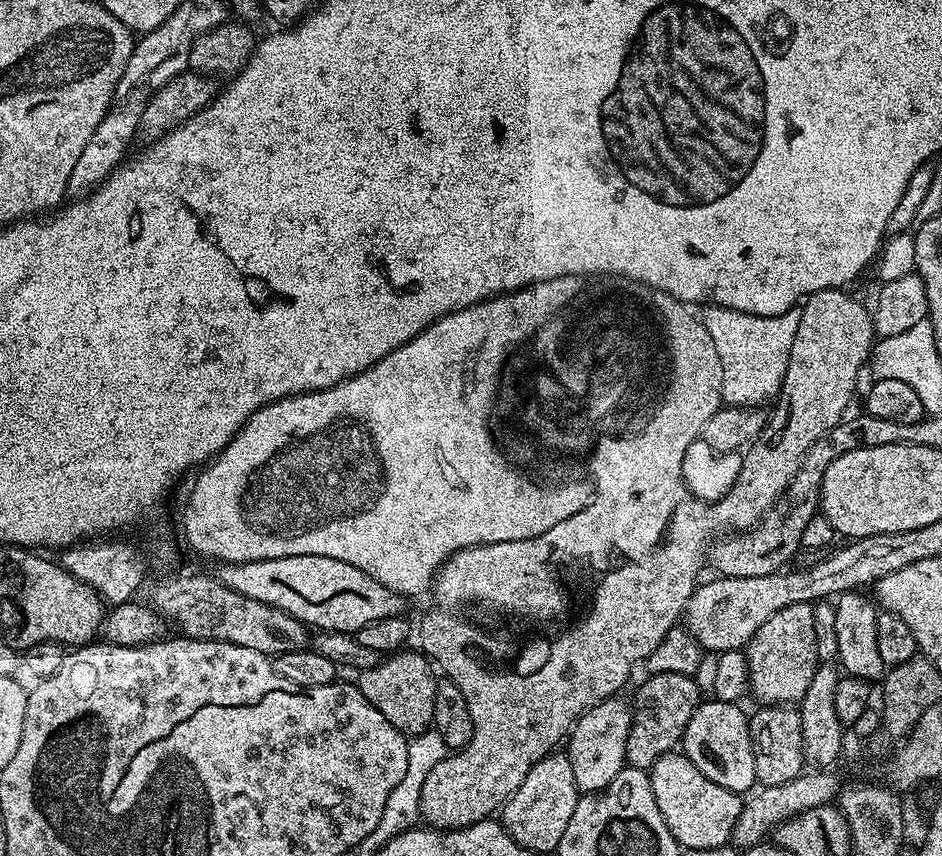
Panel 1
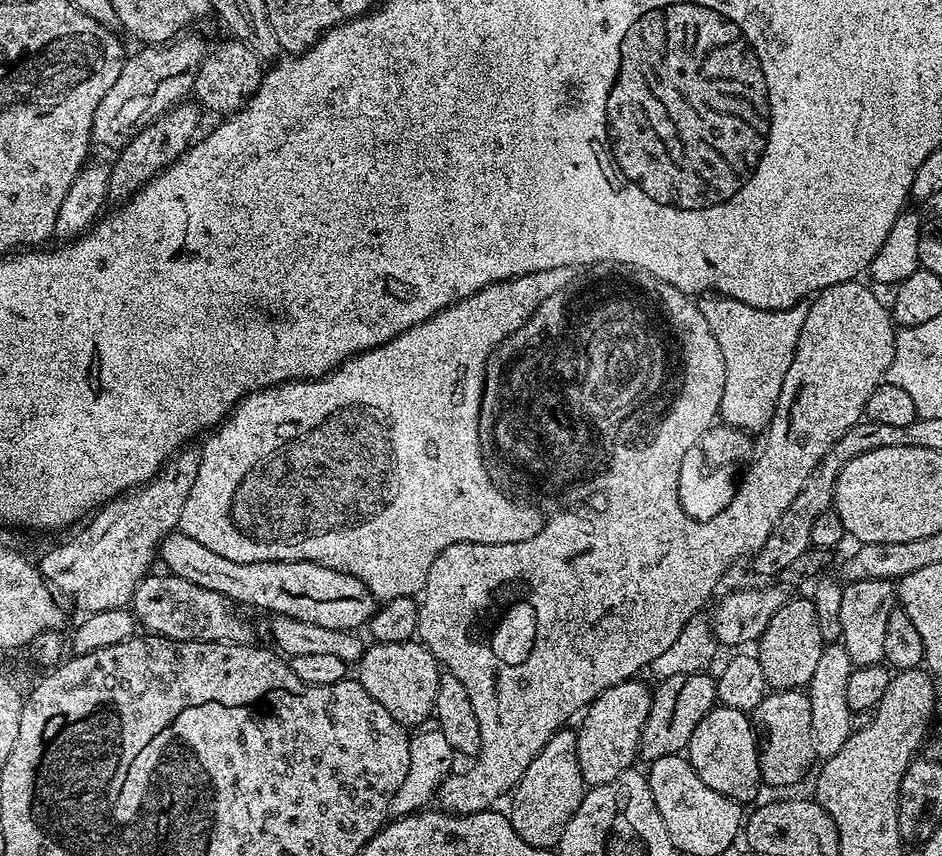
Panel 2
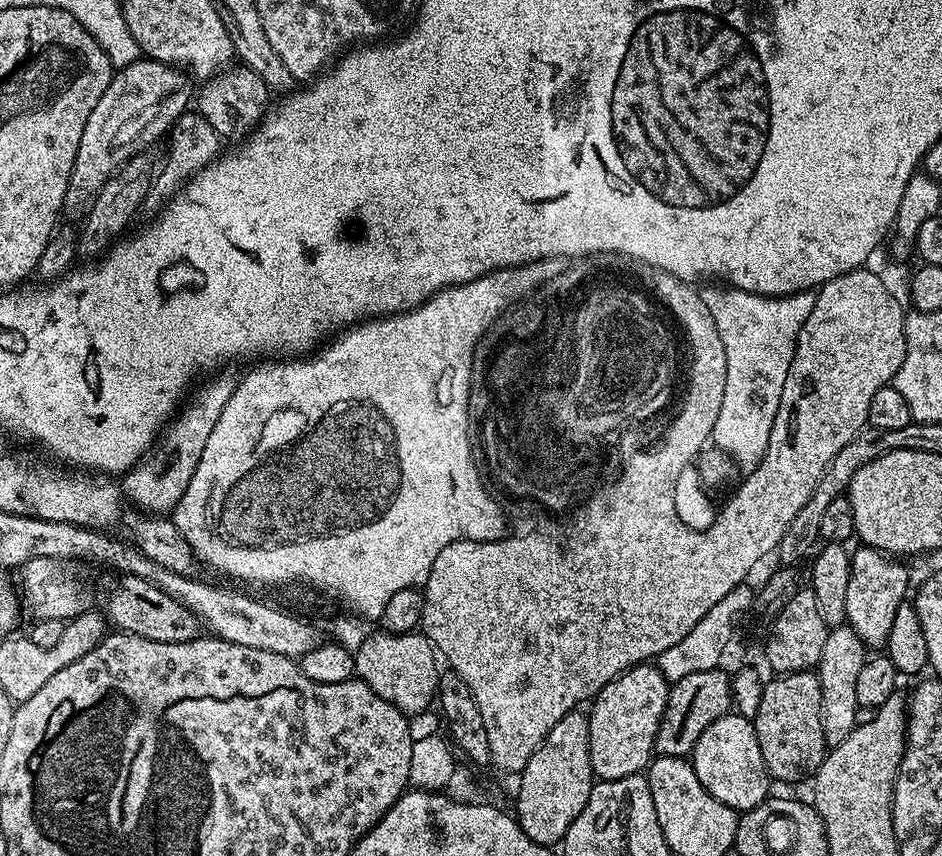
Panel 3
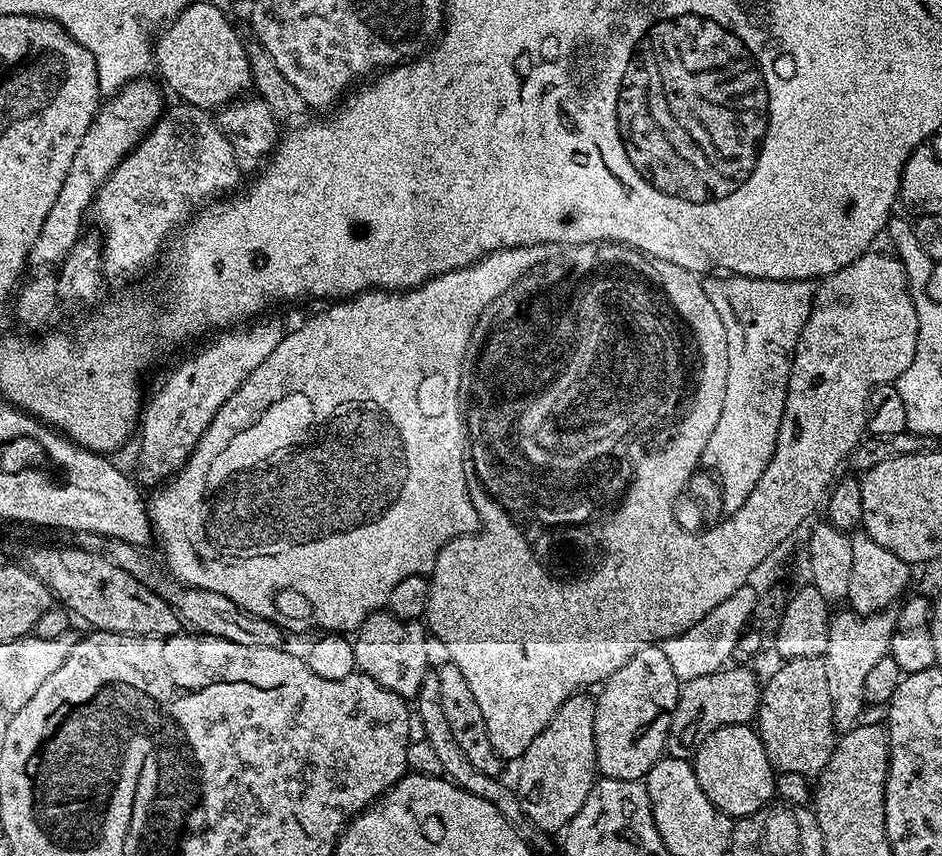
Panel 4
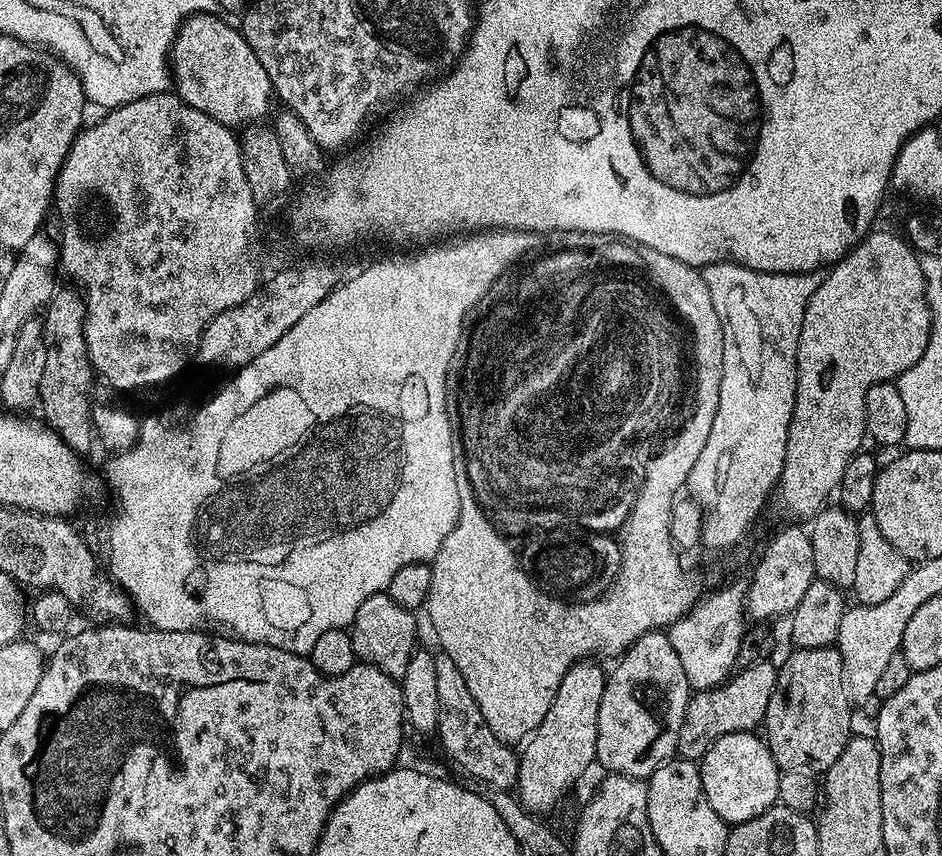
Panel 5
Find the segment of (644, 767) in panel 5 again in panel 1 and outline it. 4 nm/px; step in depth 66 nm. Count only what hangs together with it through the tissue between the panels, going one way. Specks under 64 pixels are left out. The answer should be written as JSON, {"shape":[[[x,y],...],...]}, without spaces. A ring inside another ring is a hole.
{"shape":[[[609,698],[585,710],[566,737],[566,755],[570,758],[570,767],[574,770],[574,782],[581,793],[602,791],[626,766],[626,738],[630,734],[632,725],[632,704],[620,699]]]}

